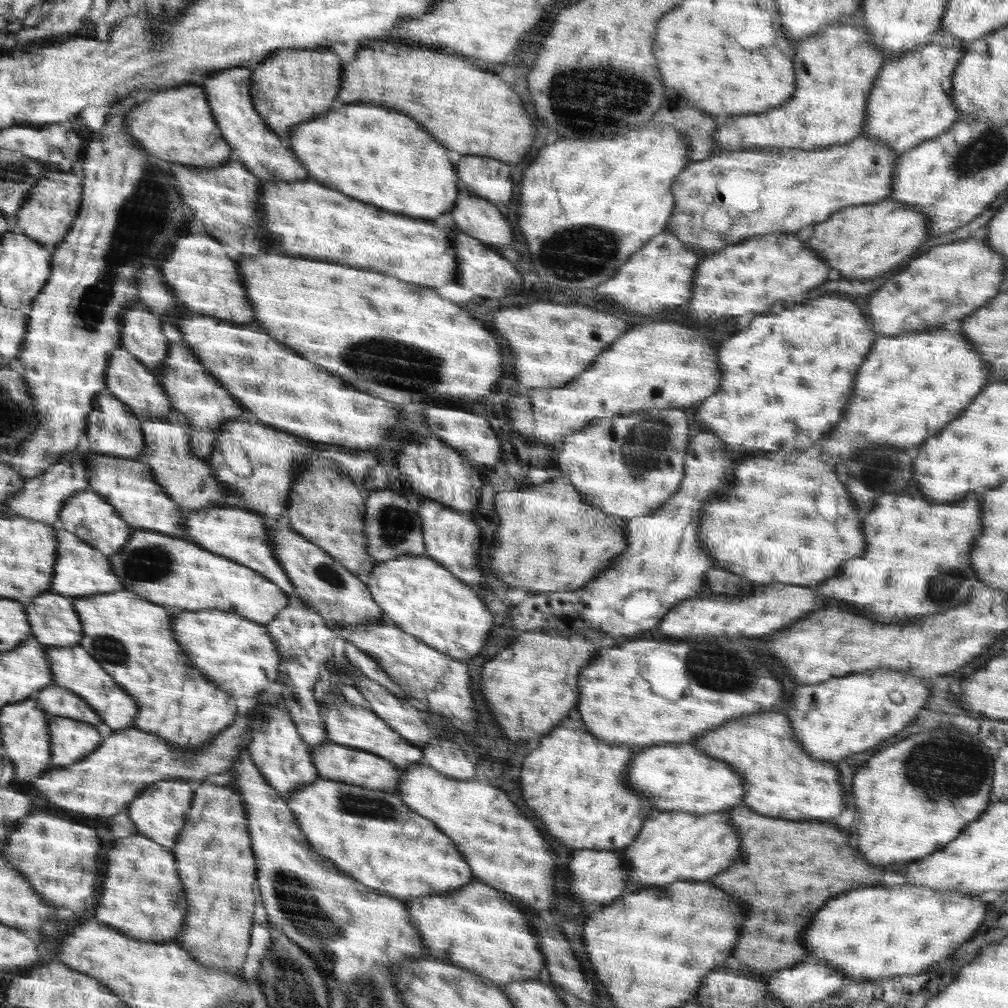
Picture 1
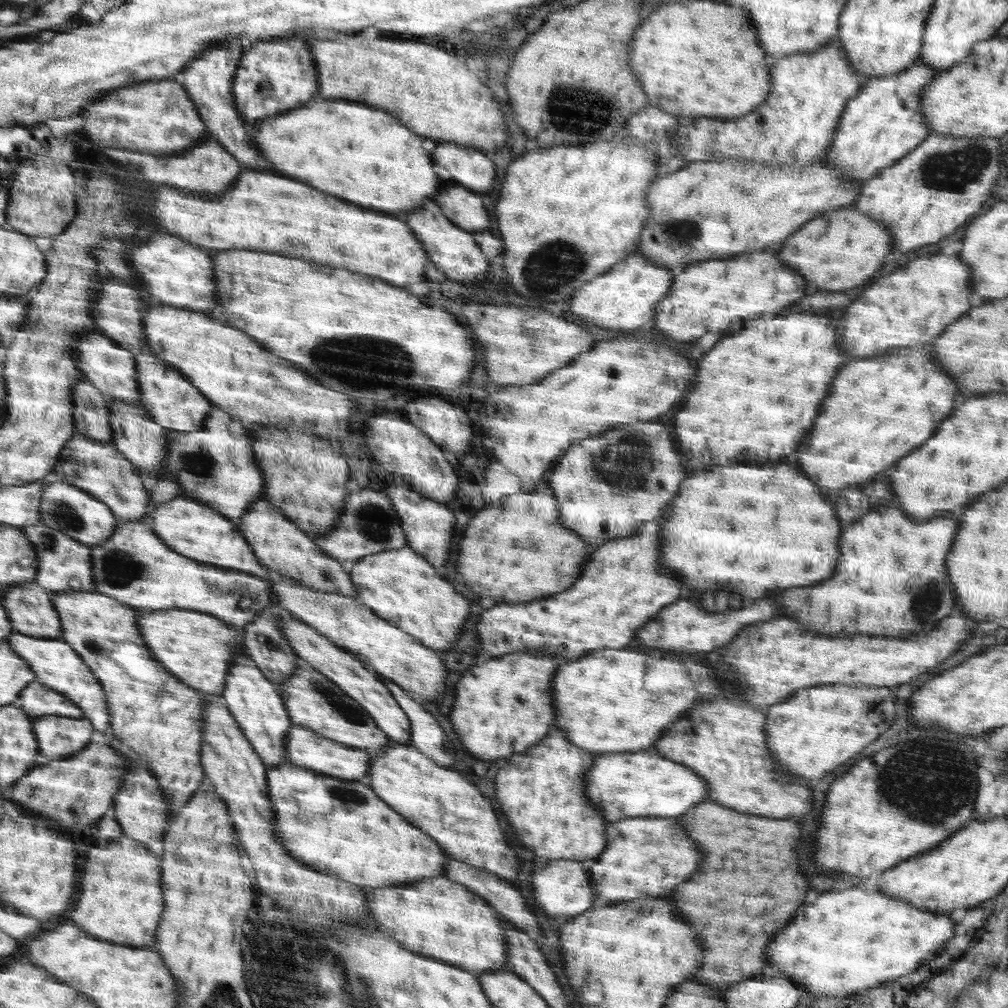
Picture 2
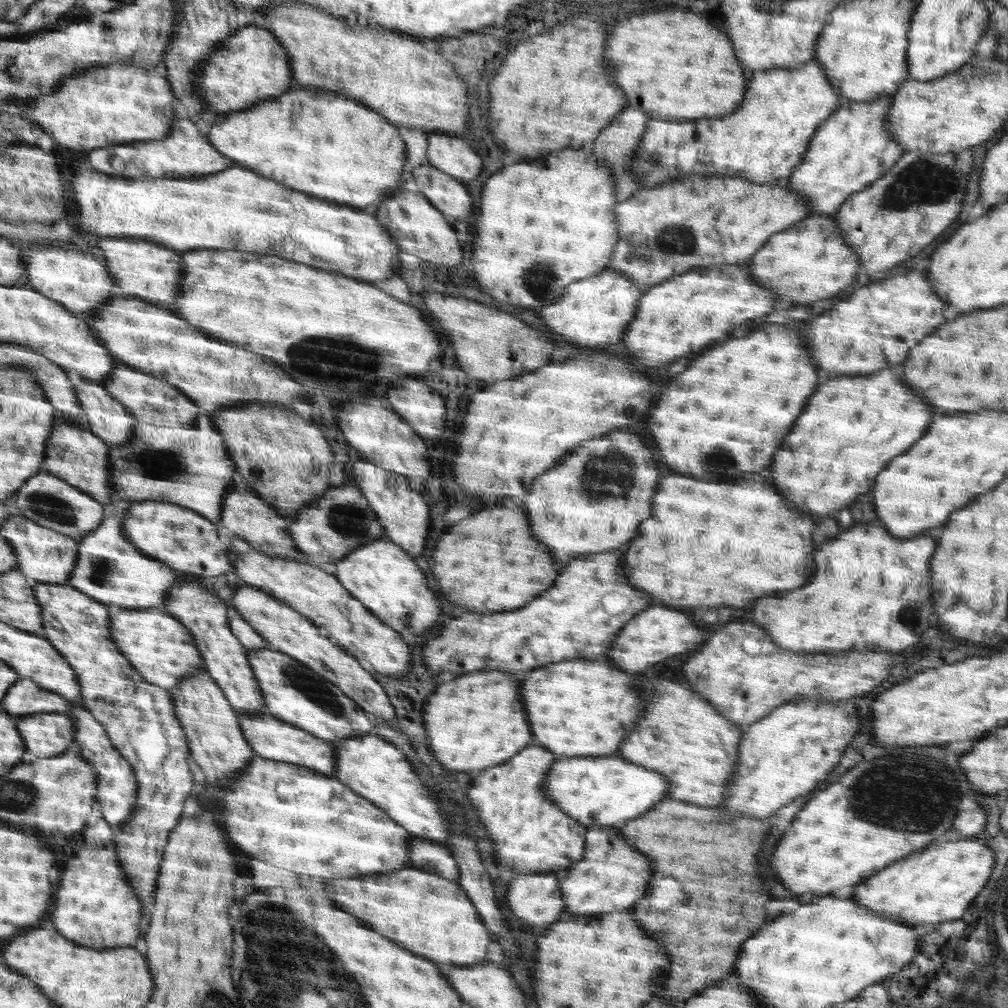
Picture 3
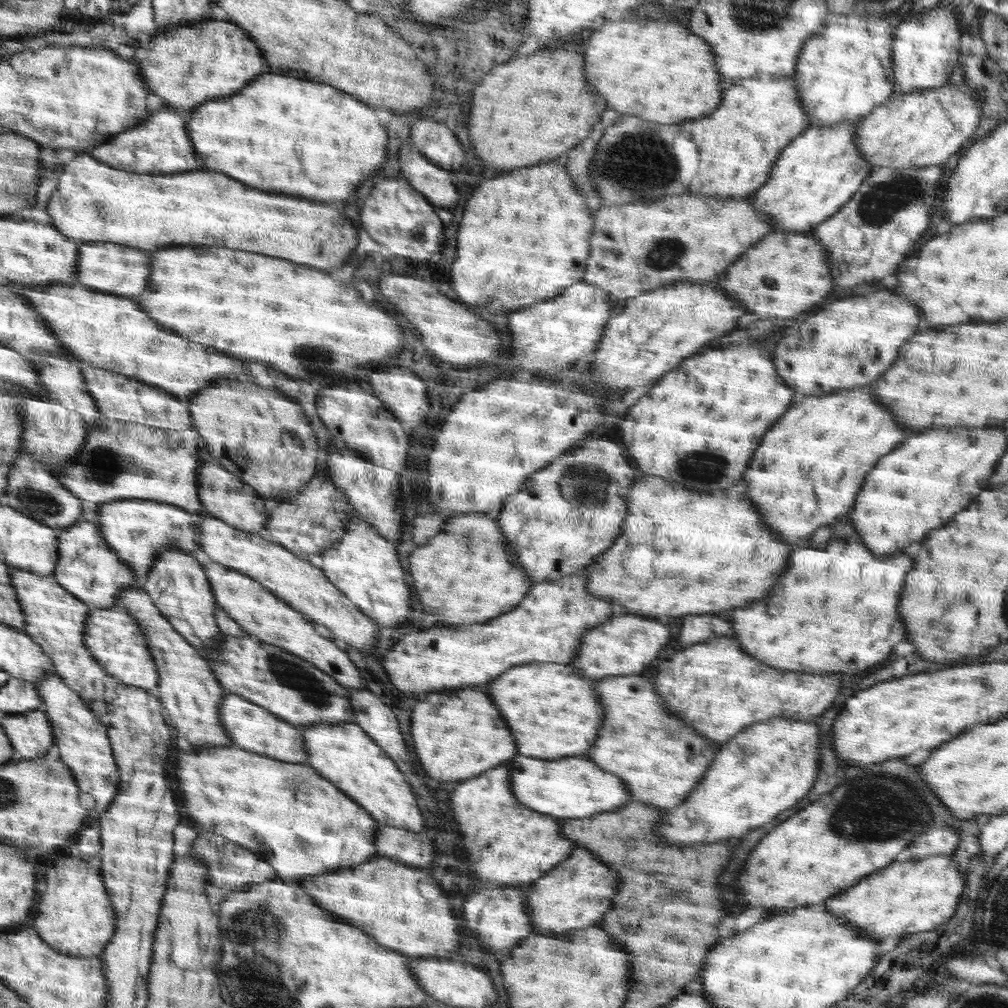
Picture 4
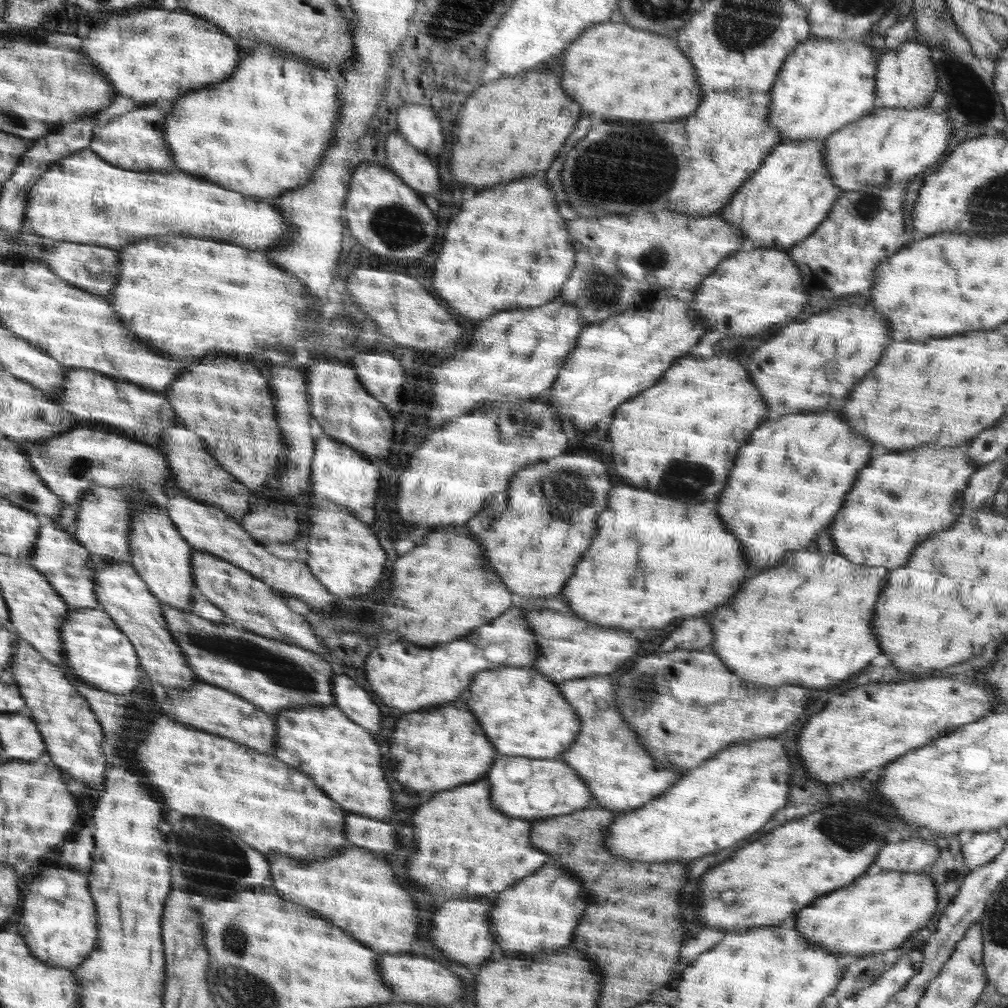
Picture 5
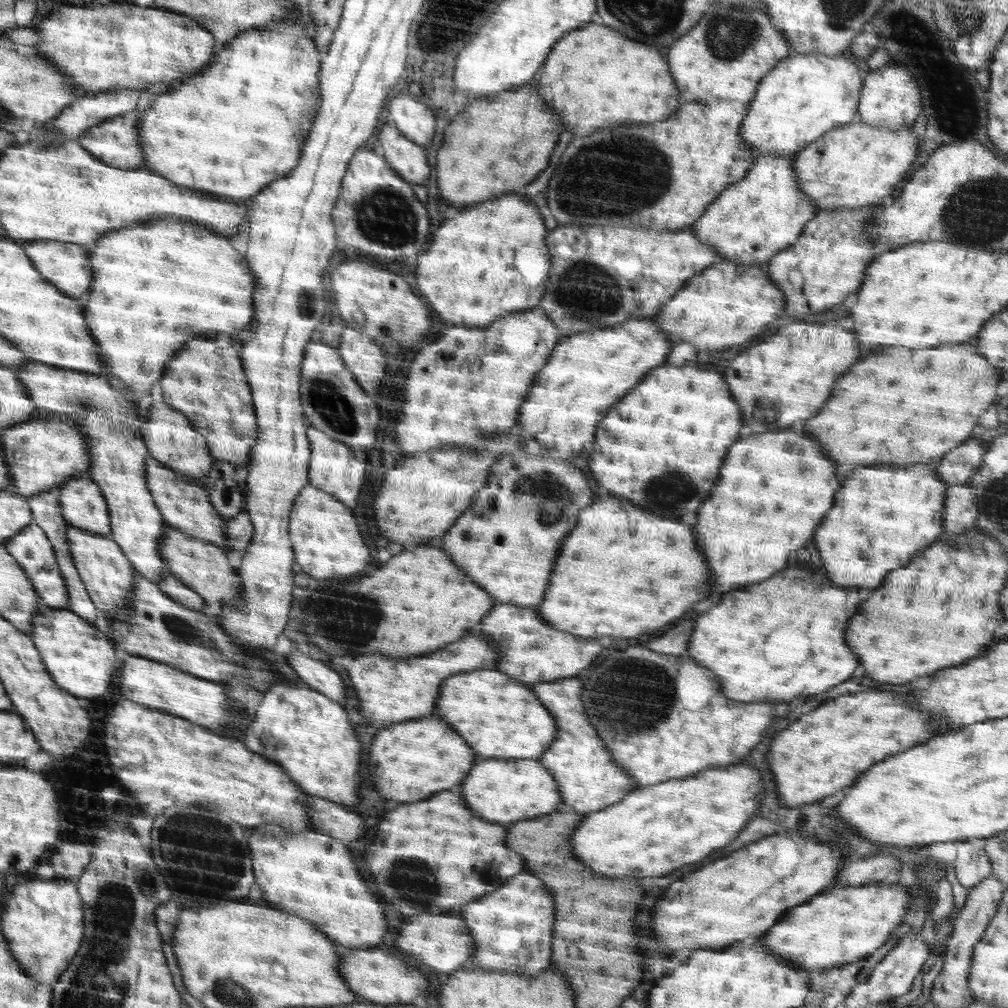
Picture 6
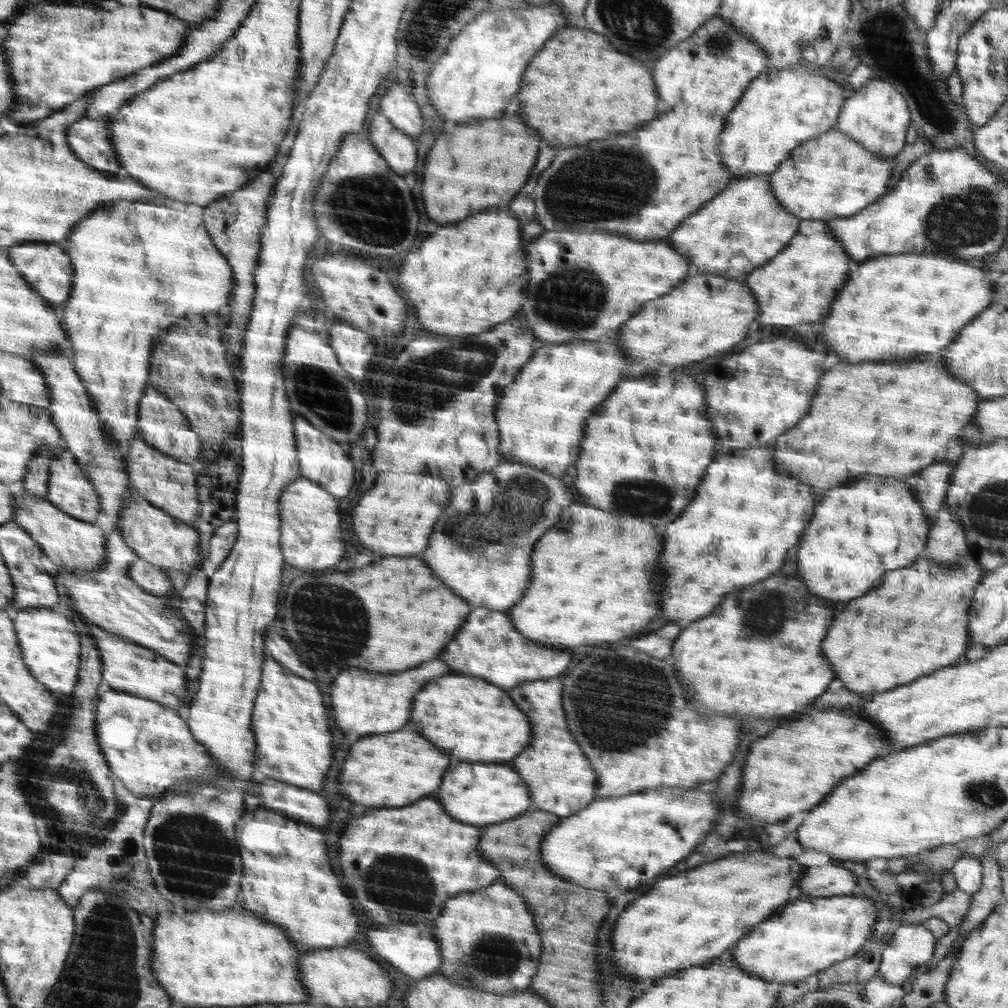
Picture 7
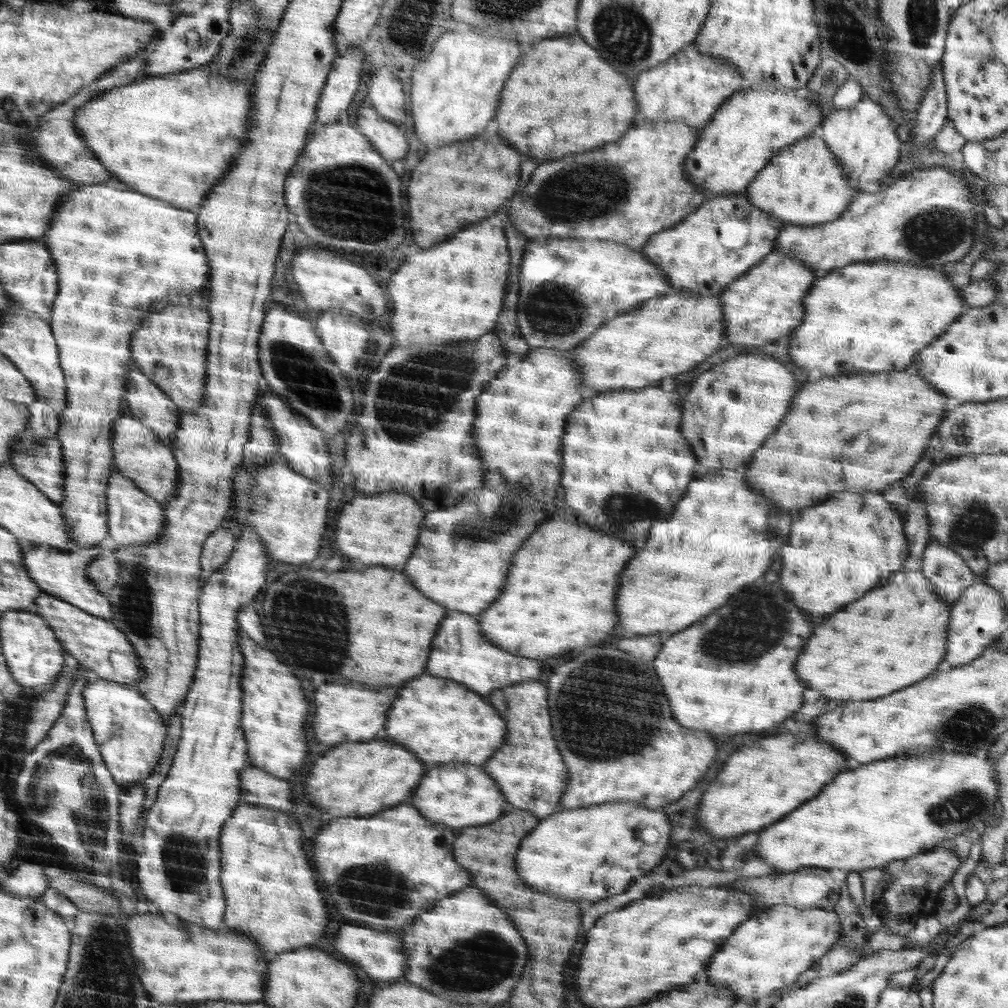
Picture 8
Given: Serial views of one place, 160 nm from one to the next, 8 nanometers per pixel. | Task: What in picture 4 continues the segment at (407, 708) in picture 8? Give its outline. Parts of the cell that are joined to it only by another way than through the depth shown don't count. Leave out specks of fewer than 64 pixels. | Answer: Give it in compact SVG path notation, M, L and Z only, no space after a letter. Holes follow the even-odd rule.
M530 663L528 665L516 665L510 668L508 672L502 673L500 677L493 678L488 684L488 689L492 693L493 702L496 703L498 709L502 714L506 714L505 720L510 720L510 728L514 726L514 734L518 734L518 752L522 752L522 756L540 758L540 759L560 759L562 757L574 757L576 755L584 756L588 753L594 742L596 736L598 736L598 728L602 724L602 718L604 718L604 712L602 708L598 706L598 696L594 694L592 690L592 684L597 684L594 680L584 680L585 674L581 674L581 670L576 672L576 666L568 664L556 664L556 663Z

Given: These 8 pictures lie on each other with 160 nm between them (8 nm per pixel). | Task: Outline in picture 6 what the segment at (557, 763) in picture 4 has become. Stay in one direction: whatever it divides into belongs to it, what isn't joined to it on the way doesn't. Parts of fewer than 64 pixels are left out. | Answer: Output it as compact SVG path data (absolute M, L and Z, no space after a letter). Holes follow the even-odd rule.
M490 759L478 762L478 766L474 764L474 772L470 772L470 778L466 778L466 782L462 782L458 789L464 791L468 807L478 818L486 818L488 822L498 822L506 826L557 812L558 806L564 801L560 793L560 783L553 777L552 771L537 759Z

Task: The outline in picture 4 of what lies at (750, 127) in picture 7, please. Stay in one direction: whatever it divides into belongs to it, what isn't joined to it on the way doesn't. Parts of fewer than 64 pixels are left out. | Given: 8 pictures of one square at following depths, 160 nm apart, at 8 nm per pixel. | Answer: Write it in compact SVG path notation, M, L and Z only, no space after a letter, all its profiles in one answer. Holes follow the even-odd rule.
M829 15L823 31L809 38L801 50L793 78L800 83L800 95L810 114L810 126L832 126L839 122L859 120L896 94L891 61L893 38L887 15L860 17L858 15Z

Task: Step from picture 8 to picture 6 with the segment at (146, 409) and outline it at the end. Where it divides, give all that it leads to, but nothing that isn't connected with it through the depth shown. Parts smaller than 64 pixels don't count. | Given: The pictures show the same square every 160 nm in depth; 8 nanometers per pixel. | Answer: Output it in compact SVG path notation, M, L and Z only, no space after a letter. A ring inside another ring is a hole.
M154 389L151 396L152 402L146 415L145 429L142 432L142 438L149 449L148 455L164 464L164 466L177 471L178 474L202 482L206 476L209 476L208 471L215 461L206 439L197 432L193 424L185 418L184 414L181 414L181 411L164 402L159 389Z

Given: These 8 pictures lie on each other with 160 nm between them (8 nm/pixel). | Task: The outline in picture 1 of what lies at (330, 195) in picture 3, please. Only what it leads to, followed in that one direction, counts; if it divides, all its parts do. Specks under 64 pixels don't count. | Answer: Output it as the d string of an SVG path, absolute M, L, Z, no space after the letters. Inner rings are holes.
M368 103L334 106L312 121L298 125L285 142L306 168L309 168L311 180L340 190L342 194L364 203L382 206L385 211L410 214L414 218L436 218L452 210L458 194L456 184L460 177L446 156L448 150L444 148L444 144L438 142L416 119L400 112Z

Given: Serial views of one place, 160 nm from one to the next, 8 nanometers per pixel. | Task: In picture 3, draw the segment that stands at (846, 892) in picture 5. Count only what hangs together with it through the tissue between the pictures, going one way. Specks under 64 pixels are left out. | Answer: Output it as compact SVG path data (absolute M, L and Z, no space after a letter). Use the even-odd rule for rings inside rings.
M941 839L937 846L912 853L860 883L851 900L874 913L897 918L911 926L939 925L958 920L966 912L989 881L994 864L996 857L990 847L986 847L984 839Z

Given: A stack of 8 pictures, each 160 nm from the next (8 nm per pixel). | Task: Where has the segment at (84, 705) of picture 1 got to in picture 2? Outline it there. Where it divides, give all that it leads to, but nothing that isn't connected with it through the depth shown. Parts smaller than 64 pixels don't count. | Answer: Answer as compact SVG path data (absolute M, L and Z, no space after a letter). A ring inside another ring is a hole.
M37 680L14 702L30 716L82 718L84 711L67 695L60 694Z

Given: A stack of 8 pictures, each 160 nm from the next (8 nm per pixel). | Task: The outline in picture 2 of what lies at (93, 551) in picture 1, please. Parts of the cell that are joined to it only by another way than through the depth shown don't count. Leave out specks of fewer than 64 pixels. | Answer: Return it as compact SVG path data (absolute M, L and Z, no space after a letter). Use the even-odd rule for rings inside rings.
M42 524L23 526L21 530L24 530L24 533L36 546L40 565L36 578L38 578L37 583L40 586L51 591L96 592L97 587L94 587L94 563L92 562L93 553L90 546L78 542L77 539L70 538L70 535L63 531L57 531L53 527Z

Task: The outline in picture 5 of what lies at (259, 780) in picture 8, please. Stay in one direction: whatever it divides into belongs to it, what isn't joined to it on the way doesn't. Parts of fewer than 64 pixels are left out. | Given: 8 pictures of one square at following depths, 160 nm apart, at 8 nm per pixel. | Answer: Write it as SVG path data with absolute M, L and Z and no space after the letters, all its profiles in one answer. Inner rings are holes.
M346 812L345 830L350 830L350 844L380 850L387 854L398 849L398 832L395 824L389 821L370 818L356 813Z

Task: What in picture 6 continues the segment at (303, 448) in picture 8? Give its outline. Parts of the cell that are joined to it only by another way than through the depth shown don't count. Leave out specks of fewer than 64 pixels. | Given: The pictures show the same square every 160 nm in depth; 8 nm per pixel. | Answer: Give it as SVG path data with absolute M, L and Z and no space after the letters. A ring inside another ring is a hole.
M316 428L309 429L309 441L313 451L310 461L310 484L340 499L351 509L354 508L358 500L358 490L362 488L364 478L366 478L366 464L358 460L345 443L330 438L325 432Z

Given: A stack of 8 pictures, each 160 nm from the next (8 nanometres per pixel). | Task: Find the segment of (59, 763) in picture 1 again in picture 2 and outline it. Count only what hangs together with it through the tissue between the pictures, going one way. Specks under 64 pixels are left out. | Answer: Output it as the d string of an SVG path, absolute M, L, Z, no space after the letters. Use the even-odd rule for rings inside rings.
M42 717L38 720L38 742L42 742L42 758L38 766L50 760L78 753L88 744L93 723L82 718Z

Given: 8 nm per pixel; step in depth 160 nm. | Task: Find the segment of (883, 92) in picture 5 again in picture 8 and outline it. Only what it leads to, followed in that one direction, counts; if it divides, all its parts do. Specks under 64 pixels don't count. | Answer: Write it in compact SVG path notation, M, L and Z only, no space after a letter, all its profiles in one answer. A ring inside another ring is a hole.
M871 98L860 99L852 108L835 110L826 117L820 132L837 161L841 162L849 182L854 188L868 193L875 193L884 187L884 177L901 158L902 143L898 140L894 118Z

